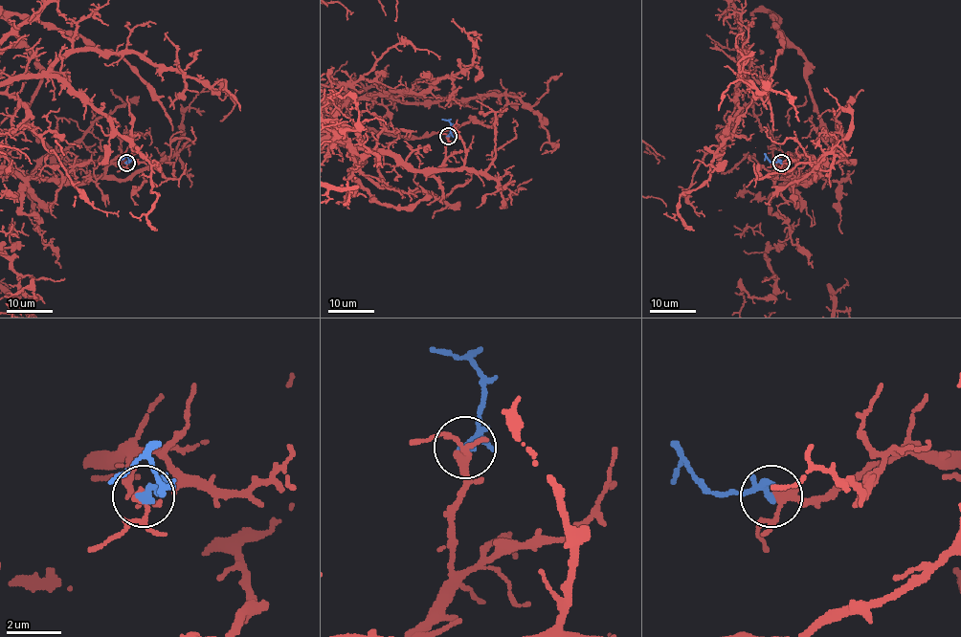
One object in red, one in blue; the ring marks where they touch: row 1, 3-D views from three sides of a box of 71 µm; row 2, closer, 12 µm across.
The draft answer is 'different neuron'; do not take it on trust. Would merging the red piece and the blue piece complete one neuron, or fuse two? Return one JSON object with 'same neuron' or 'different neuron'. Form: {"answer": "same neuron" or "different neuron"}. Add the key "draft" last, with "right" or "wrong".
{"answer": "same neuron", "draft": "wrong"}

